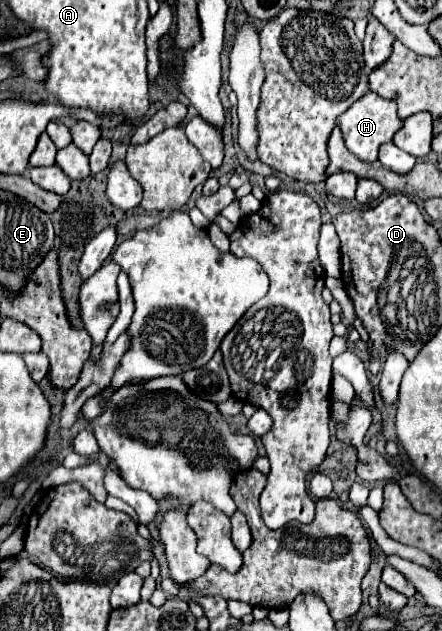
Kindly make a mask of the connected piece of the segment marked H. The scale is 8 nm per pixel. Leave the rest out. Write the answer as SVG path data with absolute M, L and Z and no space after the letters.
M367 92L347 112L343 112L337 118L337 126L341 126L347 150L351 154L355 154L359 160L373 162L373 160L377 160L379 146L393 140L393 134L403 126L403 120L397 116L397 104L377 96L375 92Z

